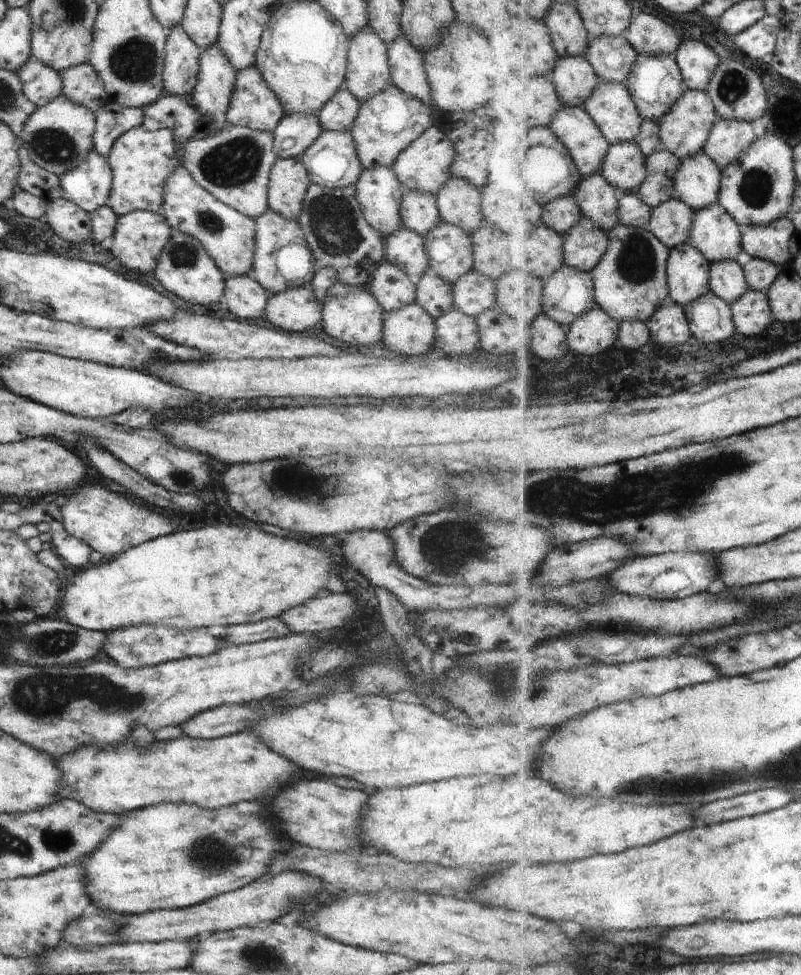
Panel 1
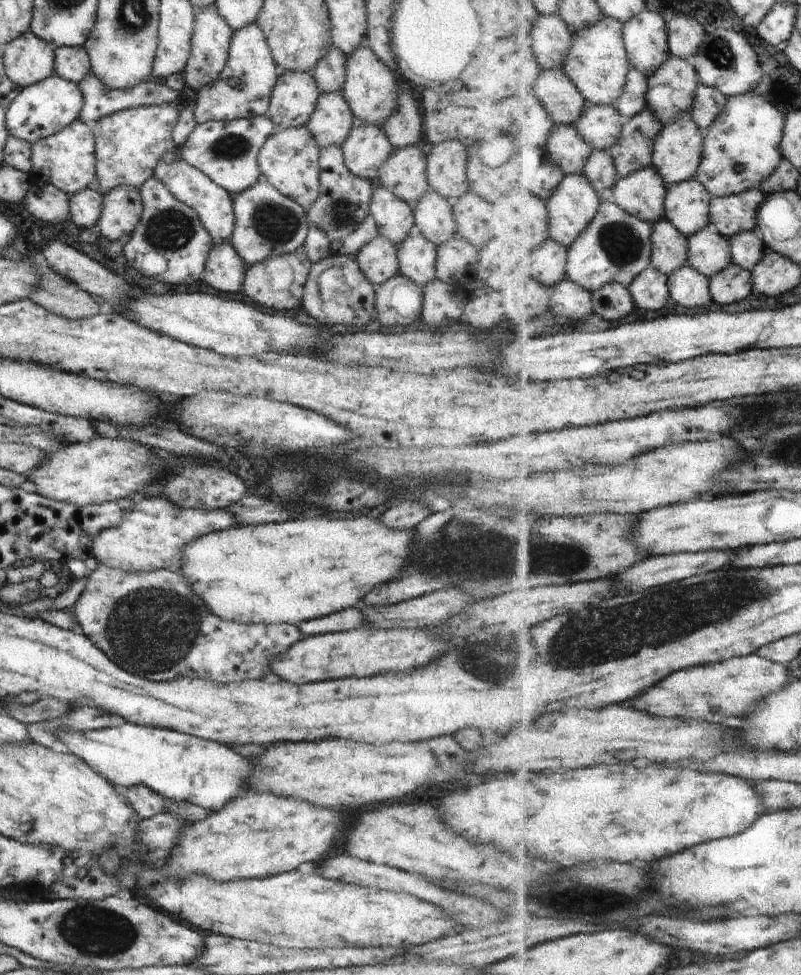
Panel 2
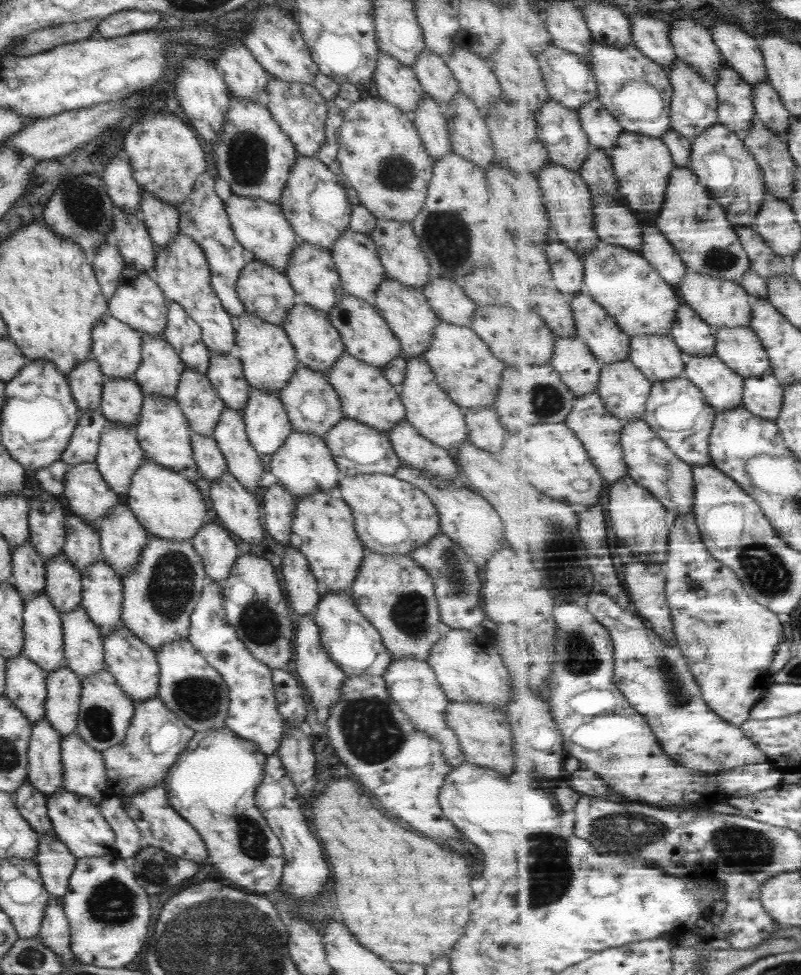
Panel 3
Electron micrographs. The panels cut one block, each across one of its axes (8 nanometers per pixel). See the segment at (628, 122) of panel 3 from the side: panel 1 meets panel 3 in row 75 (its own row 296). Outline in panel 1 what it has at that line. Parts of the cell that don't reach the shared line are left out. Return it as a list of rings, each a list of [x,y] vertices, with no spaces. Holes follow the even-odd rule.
[[[622,225],[609,234],[610,248],[598,268],[593,270],[598,303],[619,323],[648,322],[671,300],[668,265],[672,248],[647,228]]]

